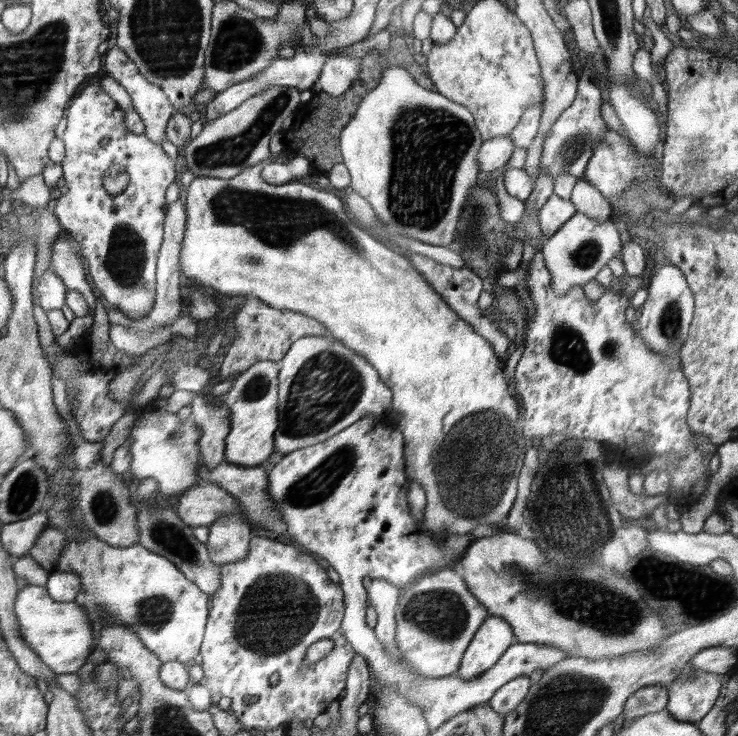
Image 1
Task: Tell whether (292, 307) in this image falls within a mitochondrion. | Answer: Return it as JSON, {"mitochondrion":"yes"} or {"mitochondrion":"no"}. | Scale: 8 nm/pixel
{"mitochondrion":"no"}

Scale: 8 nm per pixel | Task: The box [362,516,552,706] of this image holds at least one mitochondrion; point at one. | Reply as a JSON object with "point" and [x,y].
{"point":[442,615]}

